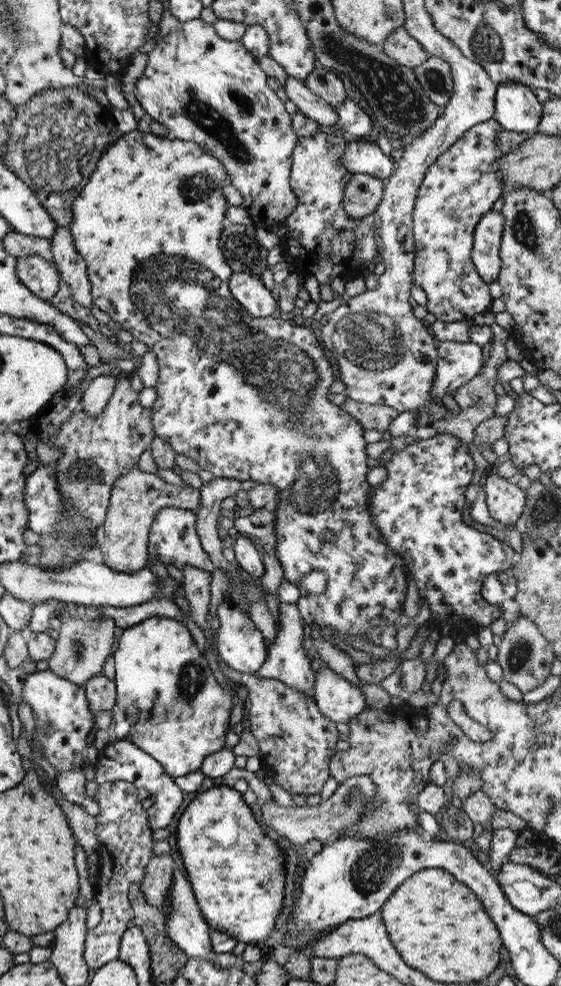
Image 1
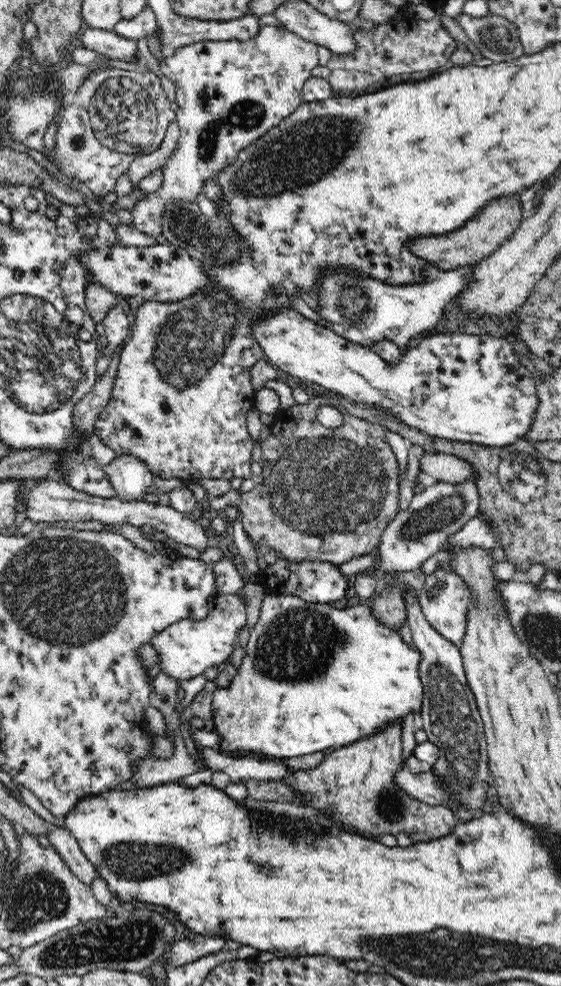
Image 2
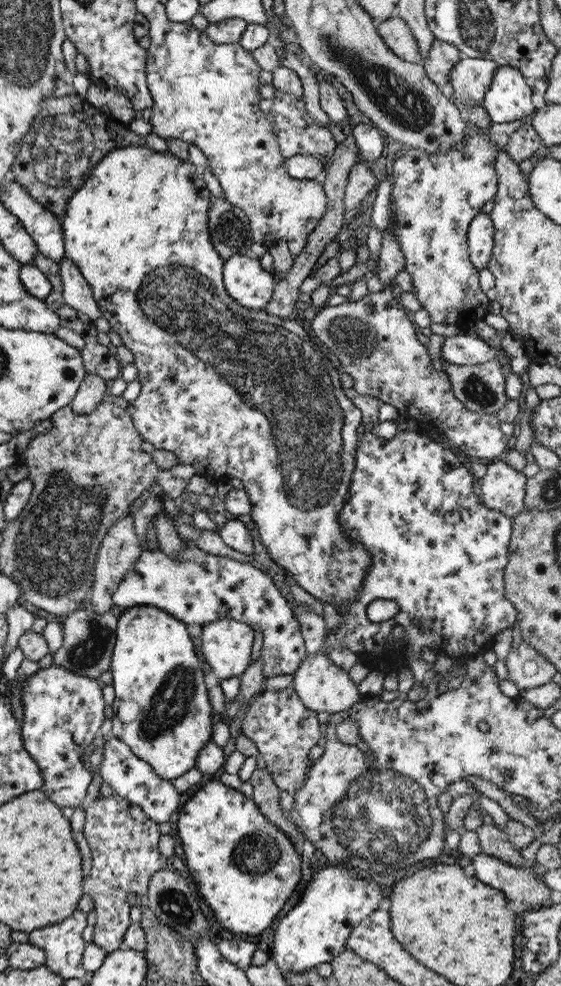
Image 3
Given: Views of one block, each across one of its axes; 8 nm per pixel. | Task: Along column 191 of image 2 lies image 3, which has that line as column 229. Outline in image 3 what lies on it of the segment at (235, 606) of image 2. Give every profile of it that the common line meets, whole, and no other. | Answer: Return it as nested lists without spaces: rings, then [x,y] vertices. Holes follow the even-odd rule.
[[[231,619],[216,620],[201,626],[199,640],[201,656],[209,668],[209,675],[215,677],[217,683],[238,677],[249,666],[253,642],[253,629],[249,625]]]

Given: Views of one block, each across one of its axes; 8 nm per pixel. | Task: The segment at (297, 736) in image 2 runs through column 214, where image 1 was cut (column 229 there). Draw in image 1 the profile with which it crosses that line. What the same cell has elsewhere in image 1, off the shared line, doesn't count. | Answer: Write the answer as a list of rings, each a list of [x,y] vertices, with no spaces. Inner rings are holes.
[[[150,616],[122,629],[117,642],[113,653],[115,704],[111,709],[111,724],[106,730],[109,743],[131,742],[159,762],[163,772],[173,779],[199,770],[205,757],[226,747],[225,734],[230,732],[231,694],[217,684],[187,627],[175,619]],[[129,706],[135,706],[135,718],[125,718],[123,710]]]

